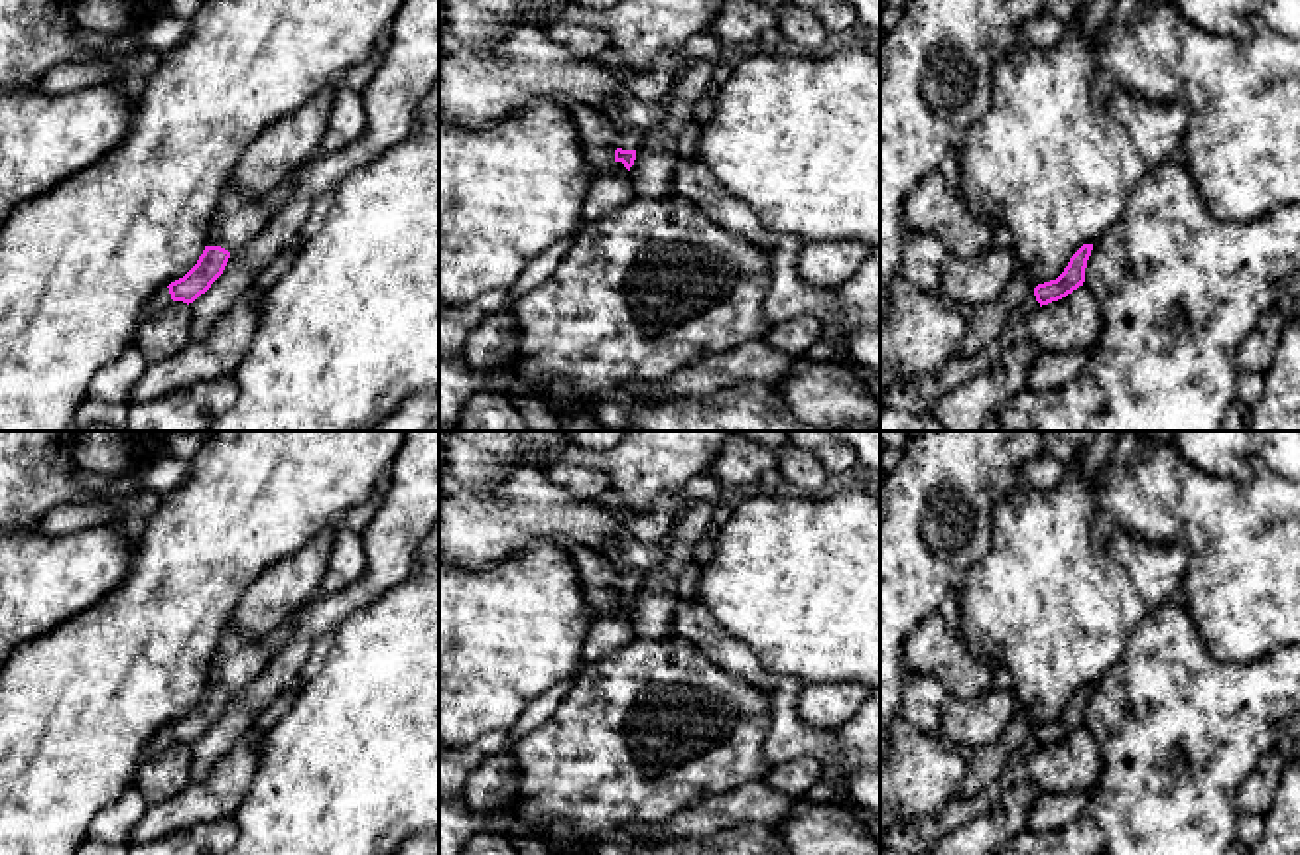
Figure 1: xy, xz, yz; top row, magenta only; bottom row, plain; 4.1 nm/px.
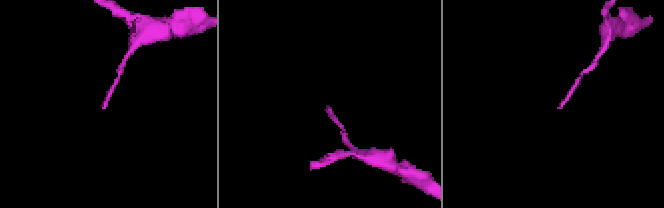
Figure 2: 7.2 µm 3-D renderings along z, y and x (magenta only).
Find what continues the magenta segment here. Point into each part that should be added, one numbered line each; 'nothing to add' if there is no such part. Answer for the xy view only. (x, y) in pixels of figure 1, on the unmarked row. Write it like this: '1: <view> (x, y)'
1: xy (162, 739)

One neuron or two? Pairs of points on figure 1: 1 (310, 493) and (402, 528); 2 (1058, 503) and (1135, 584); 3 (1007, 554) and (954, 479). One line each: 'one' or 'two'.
1: two
2: one
3: two

